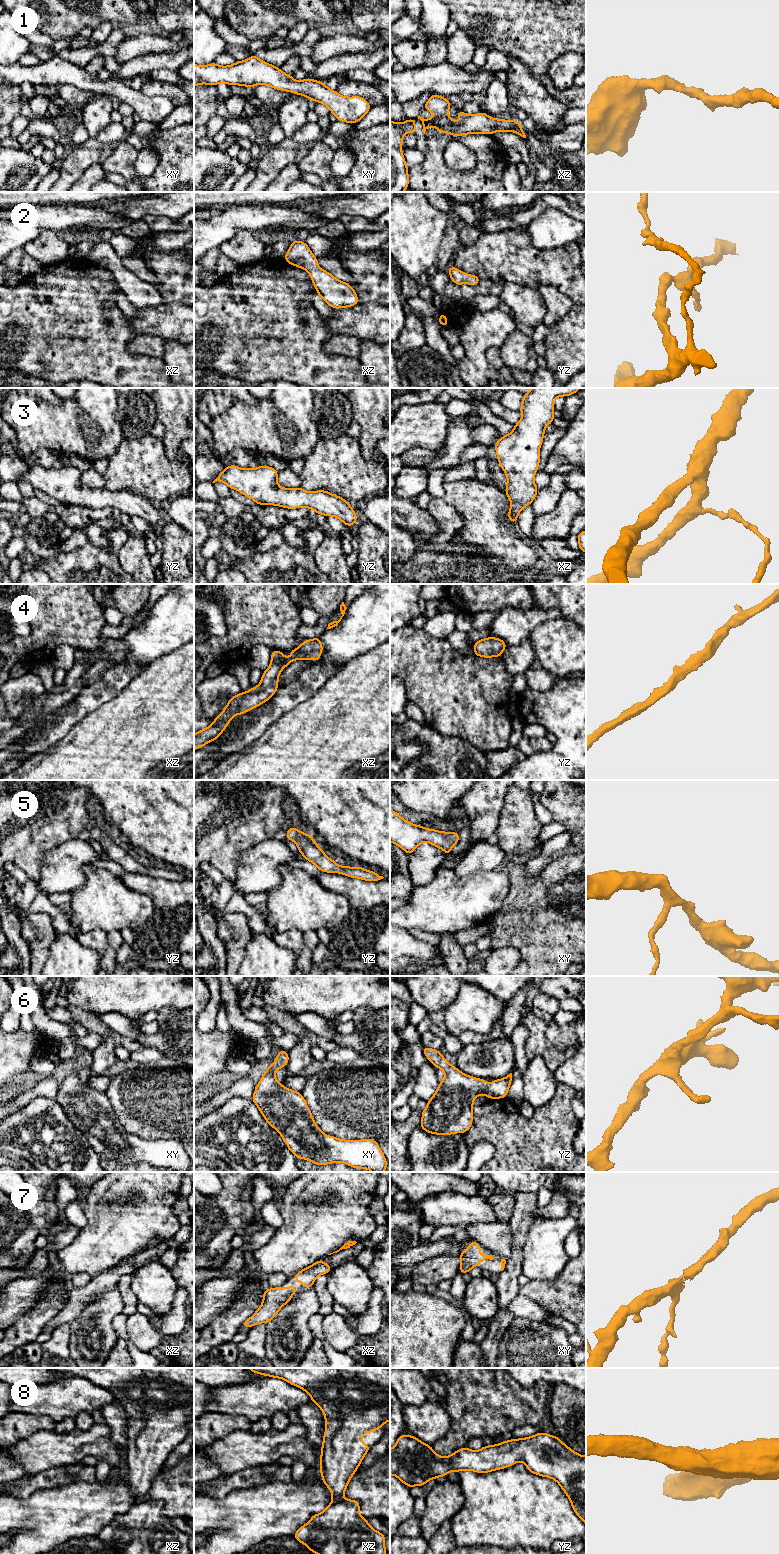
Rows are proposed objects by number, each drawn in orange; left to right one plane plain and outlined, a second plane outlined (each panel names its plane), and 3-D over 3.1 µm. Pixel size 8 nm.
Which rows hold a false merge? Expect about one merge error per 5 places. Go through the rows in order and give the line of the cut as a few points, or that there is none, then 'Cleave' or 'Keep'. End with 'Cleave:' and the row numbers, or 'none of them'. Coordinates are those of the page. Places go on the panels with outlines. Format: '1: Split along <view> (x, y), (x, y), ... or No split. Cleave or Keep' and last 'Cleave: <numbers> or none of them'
1: No split. Keep
2: No split. Keep
3: No split. Keep
4: No split. Keep
5: No split. Keep
6: No split. Keep
7: No split. Keep
8: No split. Keep
Cleave: none of them

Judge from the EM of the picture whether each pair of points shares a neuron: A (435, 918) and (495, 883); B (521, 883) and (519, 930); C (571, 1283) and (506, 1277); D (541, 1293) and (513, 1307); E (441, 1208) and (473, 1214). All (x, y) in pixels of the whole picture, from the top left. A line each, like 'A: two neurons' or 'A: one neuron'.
A: one neuron
B: one neuron
C: two neurons
D: two neurons
E: one neuron

